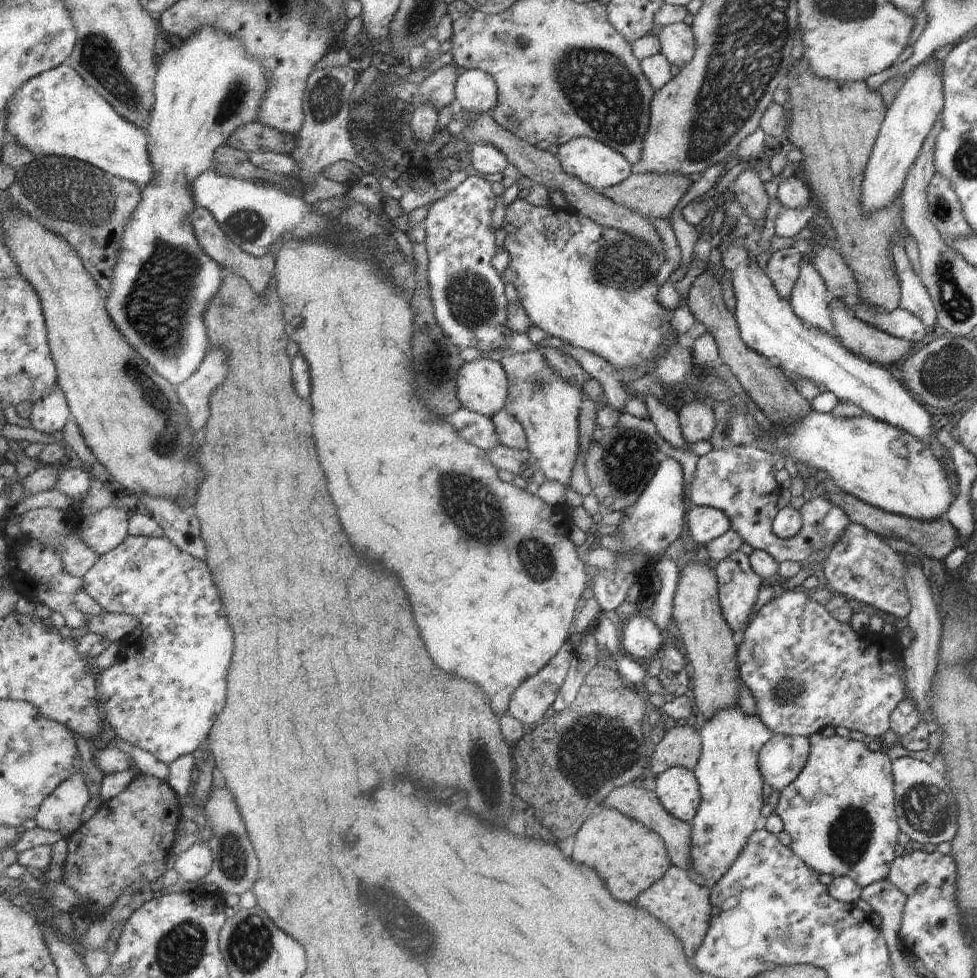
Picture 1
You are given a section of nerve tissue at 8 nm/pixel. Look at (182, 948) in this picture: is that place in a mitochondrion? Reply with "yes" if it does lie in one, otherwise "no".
yes

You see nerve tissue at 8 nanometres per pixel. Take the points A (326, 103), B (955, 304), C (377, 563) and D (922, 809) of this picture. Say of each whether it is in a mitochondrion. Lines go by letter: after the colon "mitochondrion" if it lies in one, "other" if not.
A: mitochondrion
B: mitochondrion
C: other
D: mitochondrion

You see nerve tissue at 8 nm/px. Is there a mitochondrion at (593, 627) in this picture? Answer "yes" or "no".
no

